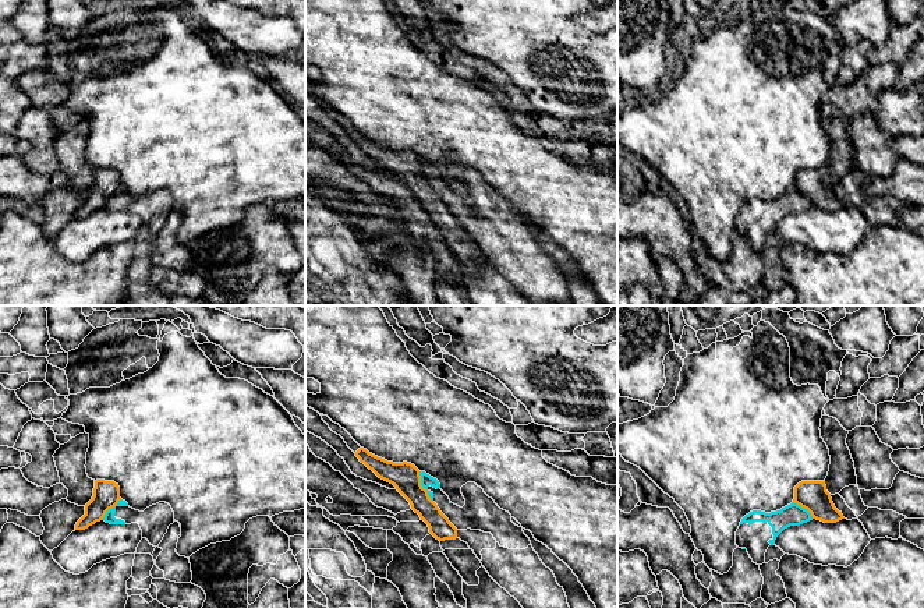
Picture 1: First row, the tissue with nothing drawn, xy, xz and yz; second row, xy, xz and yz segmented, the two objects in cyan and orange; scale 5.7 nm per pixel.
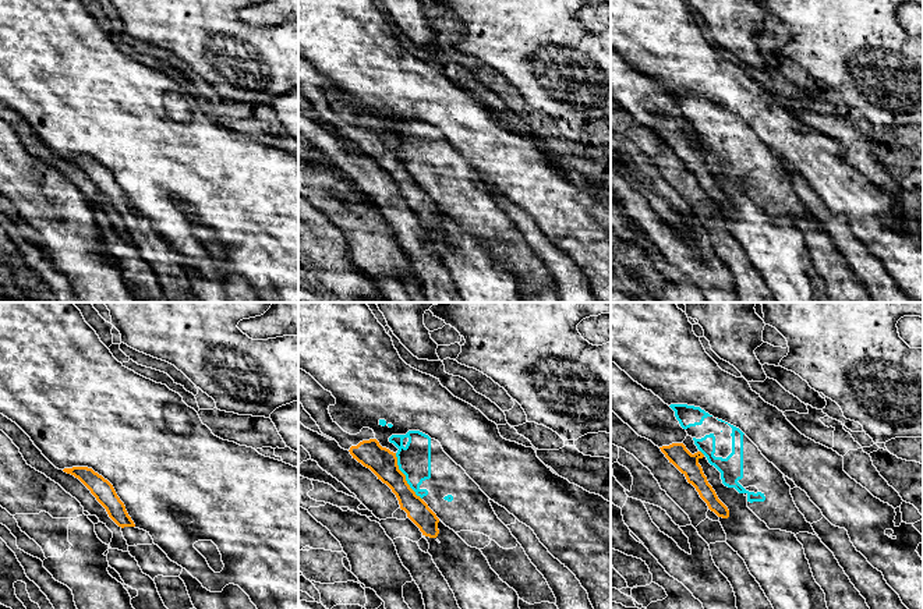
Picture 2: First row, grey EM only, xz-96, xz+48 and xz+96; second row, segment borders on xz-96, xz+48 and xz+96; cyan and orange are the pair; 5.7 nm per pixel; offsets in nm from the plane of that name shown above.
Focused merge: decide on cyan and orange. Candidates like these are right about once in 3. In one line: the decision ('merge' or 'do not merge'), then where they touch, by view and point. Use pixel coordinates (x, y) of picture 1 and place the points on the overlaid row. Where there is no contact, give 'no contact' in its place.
do not merge | xz (422, 487)

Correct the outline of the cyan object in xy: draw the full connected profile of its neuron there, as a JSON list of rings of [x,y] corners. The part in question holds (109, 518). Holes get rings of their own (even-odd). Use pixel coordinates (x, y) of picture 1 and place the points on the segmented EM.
[[[120,499],[114,508],[106,512],[103,520],[110,524],[138,523],[142,530],[142,538],[146,538],[151,545],[157,547],[169,526],[174,523],[174,512],[166,502],[159,502],[139,512]]]

